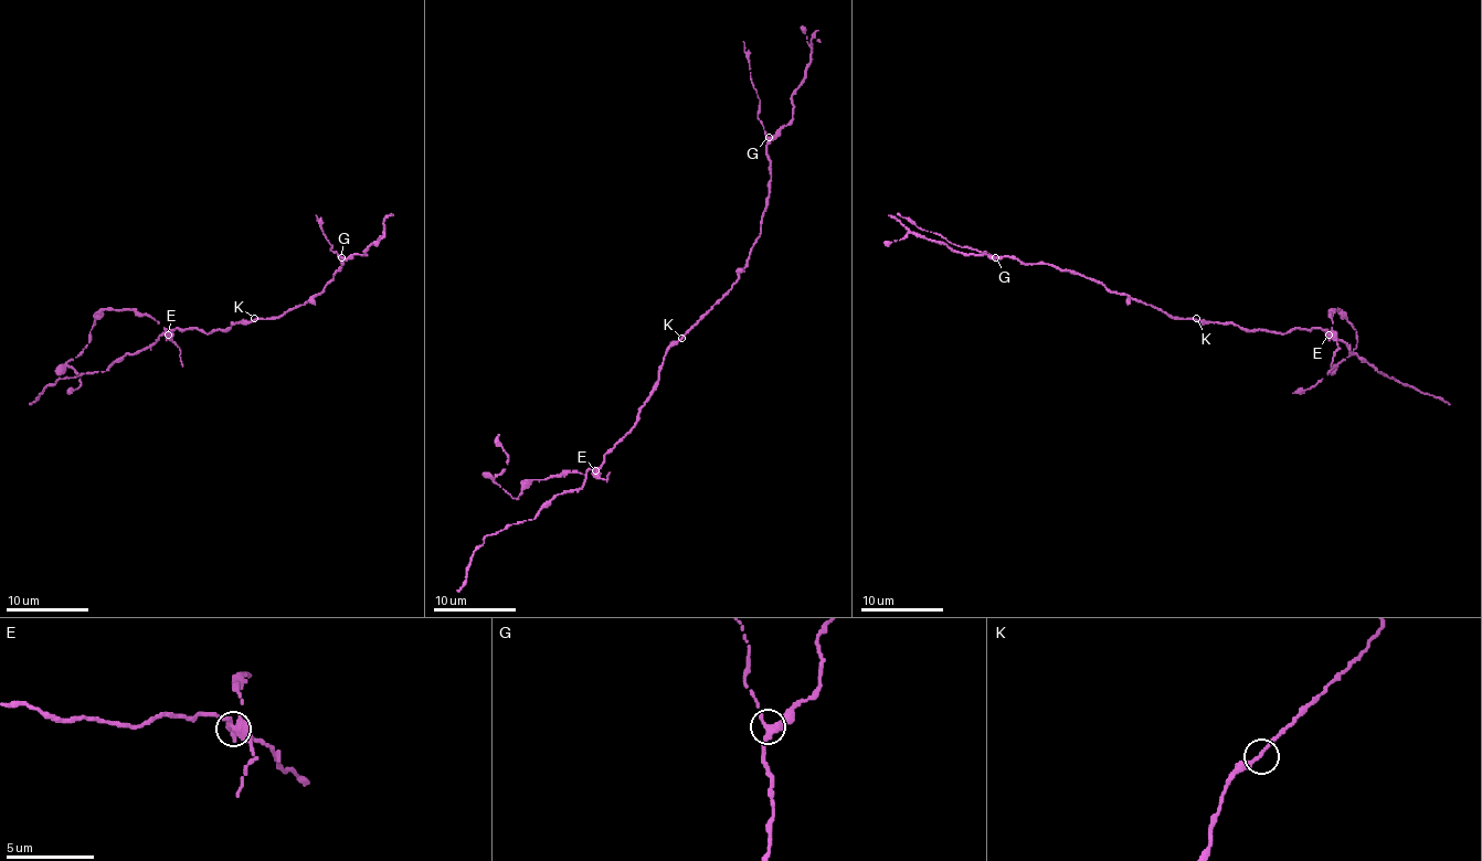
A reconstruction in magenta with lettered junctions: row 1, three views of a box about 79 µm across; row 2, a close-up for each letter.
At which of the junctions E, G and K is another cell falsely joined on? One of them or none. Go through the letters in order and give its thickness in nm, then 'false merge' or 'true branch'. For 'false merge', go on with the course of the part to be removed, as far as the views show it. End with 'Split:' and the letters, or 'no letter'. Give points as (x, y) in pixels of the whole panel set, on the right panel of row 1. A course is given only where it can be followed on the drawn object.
E: 440 nm | false merge | (1327, 335), (1332, 327), (1330, 315), (1338, 310), (1356, 330), (1356, 347), (1313, 386), (1293, 392)
G: 300 nm | true branch
K: 240 nm | true branch
Split: E

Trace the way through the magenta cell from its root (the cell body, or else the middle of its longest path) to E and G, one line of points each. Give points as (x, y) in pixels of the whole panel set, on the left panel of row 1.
E: (254, 320), (232, 322), (224, 330), (211, 332), (172, 329), (168, 335)
G: (254, 320), (277, 318), (323, 291), (341, 267), (341, 257)

